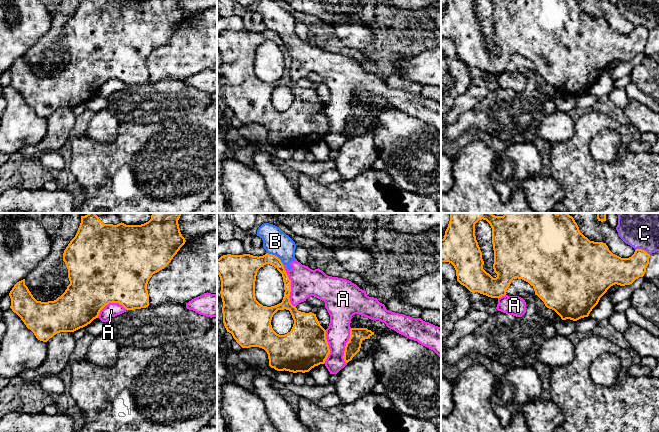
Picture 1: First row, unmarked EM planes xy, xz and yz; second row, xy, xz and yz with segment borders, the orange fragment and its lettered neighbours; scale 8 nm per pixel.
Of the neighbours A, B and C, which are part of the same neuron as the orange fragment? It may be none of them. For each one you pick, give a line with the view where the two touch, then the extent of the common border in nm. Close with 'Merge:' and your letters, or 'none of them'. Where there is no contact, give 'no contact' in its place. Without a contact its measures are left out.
Merge: none of them

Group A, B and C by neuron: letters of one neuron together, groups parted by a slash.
A B / C

